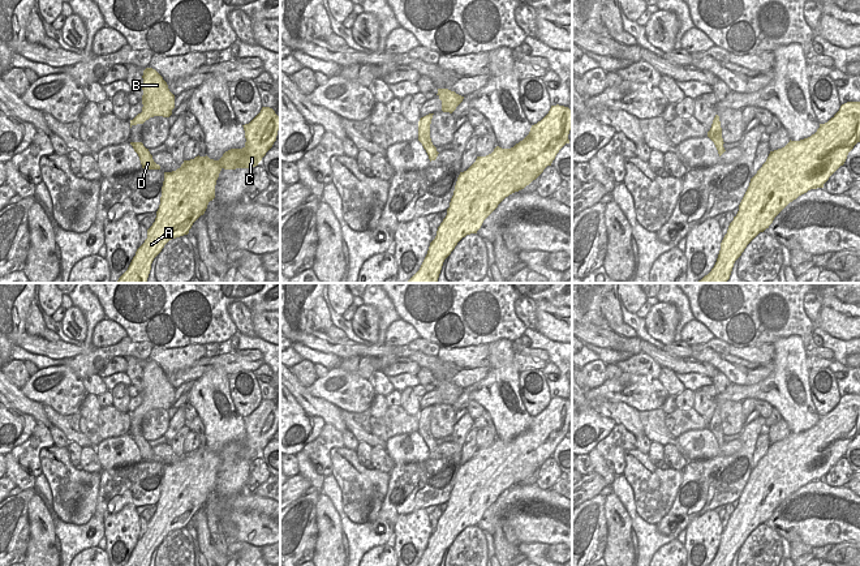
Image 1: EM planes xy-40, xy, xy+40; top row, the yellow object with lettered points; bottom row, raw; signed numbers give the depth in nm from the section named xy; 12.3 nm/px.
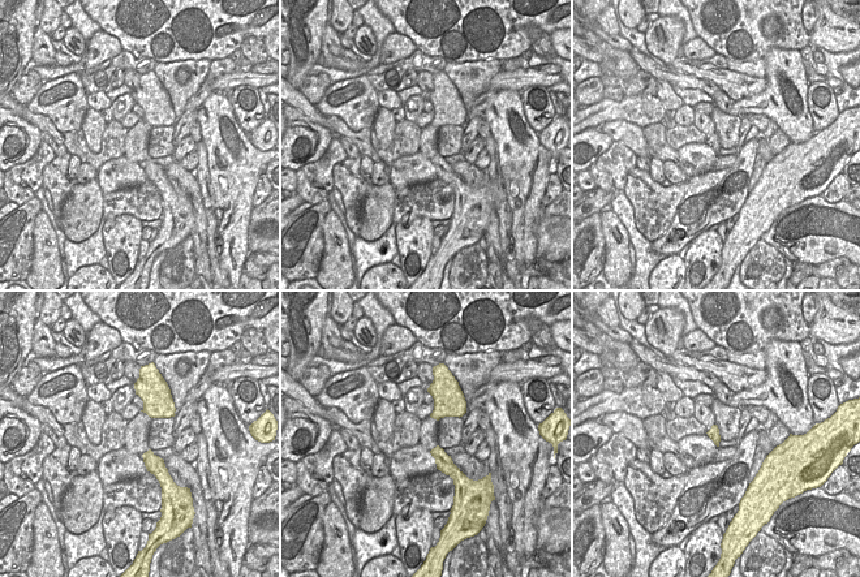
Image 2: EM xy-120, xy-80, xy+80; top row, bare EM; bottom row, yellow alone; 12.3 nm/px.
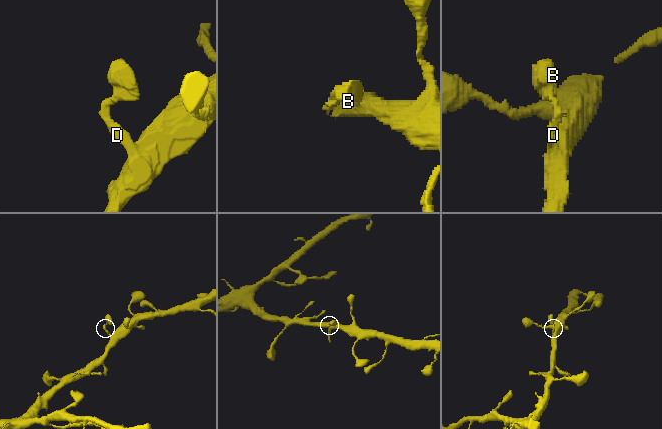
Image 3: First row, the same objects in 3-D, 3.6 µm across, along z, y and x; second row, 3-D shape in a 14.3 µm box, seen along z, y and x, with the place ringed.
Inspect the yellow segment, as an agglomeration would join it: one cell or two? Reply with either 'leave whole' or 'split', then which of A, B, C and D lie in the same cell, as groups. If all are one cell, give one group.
leave whole; A B C D

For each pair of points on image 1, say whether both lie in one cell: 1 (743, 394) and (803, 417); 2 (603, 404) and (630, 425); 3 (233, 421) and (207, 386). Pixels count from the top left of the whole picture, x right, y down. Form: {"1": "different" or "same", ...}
{"1": "same", "2": "same", "3": "same"}

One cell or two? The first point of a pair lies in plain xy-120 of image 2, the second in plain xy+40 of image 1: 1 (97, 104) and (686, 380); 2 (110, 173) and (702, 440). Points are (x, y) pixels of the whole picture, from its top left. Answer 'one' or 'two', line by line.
1: two
2: one

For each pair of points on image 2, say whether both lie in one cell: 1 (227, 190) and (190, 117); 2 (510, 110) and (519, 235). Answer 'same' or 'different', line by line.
1: different
2: same

